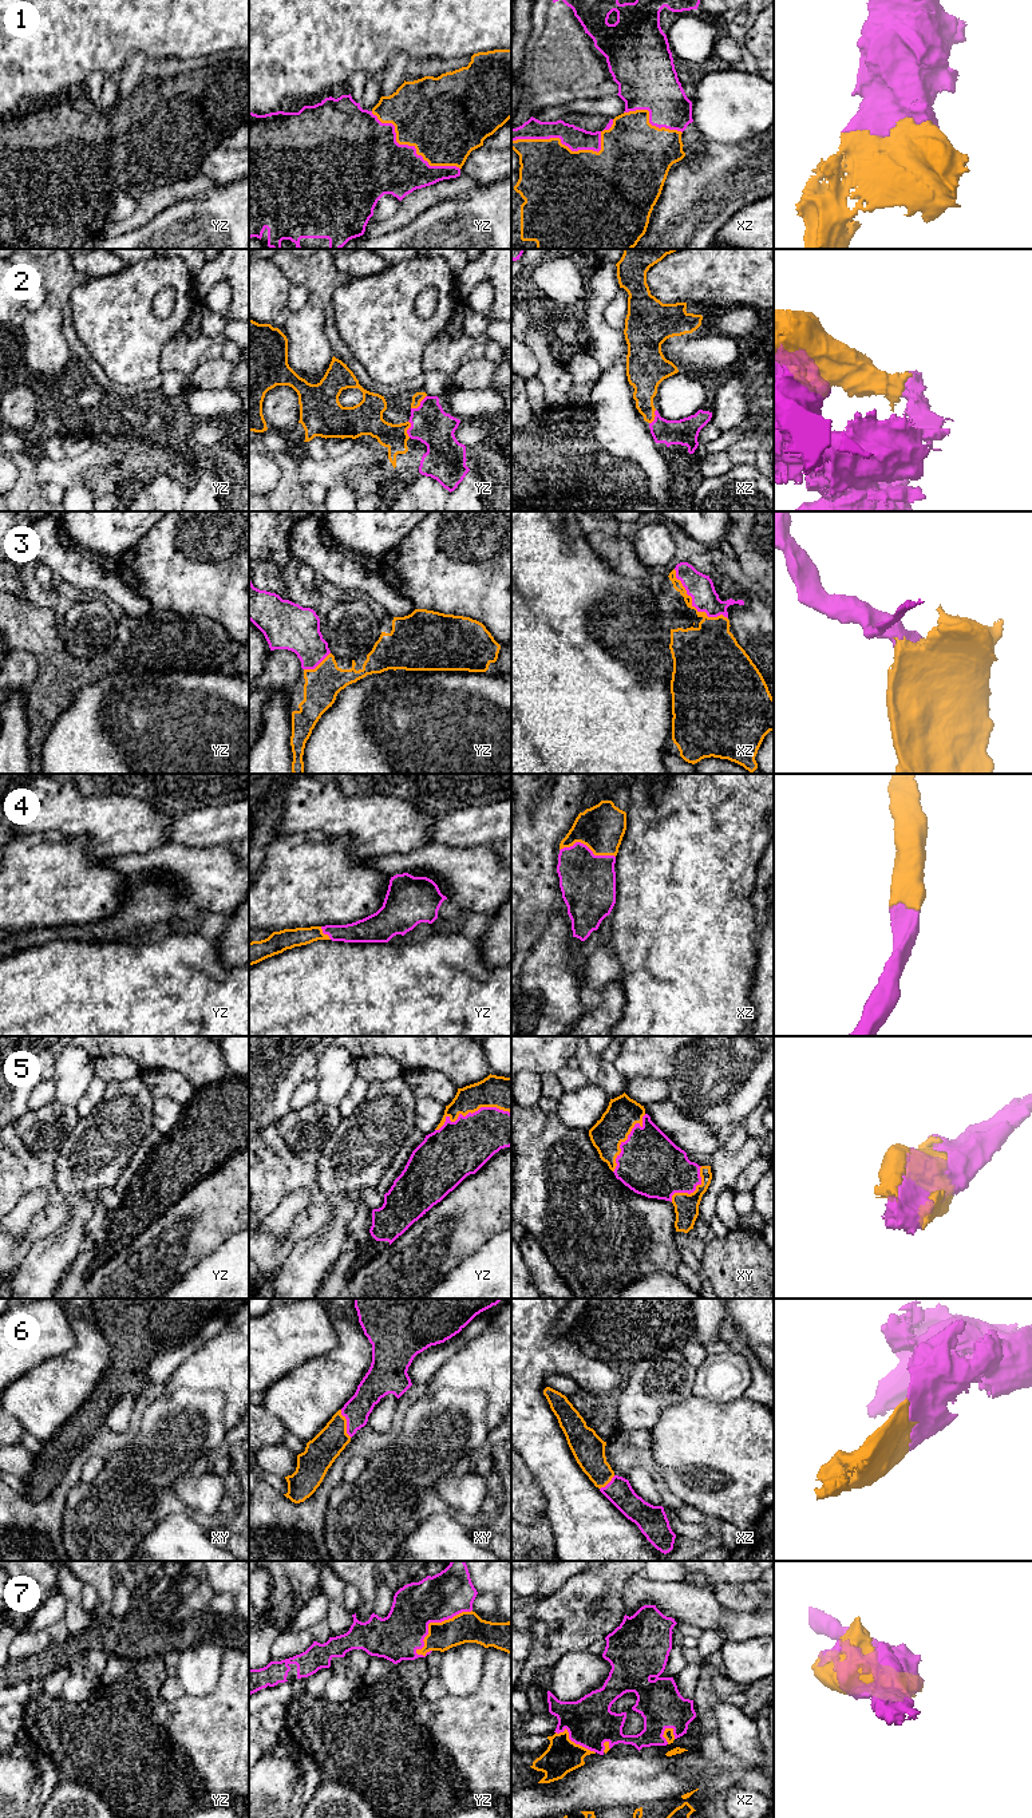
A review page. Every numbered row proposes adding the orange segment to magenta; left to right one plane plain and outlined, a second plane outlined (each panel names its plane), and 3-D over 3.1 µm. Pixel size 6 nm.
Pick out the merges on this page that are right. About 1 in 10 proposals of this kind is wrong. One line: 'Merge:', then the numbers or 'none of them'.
Merge: 1, 2, 3, 4, 5, 6, 7

